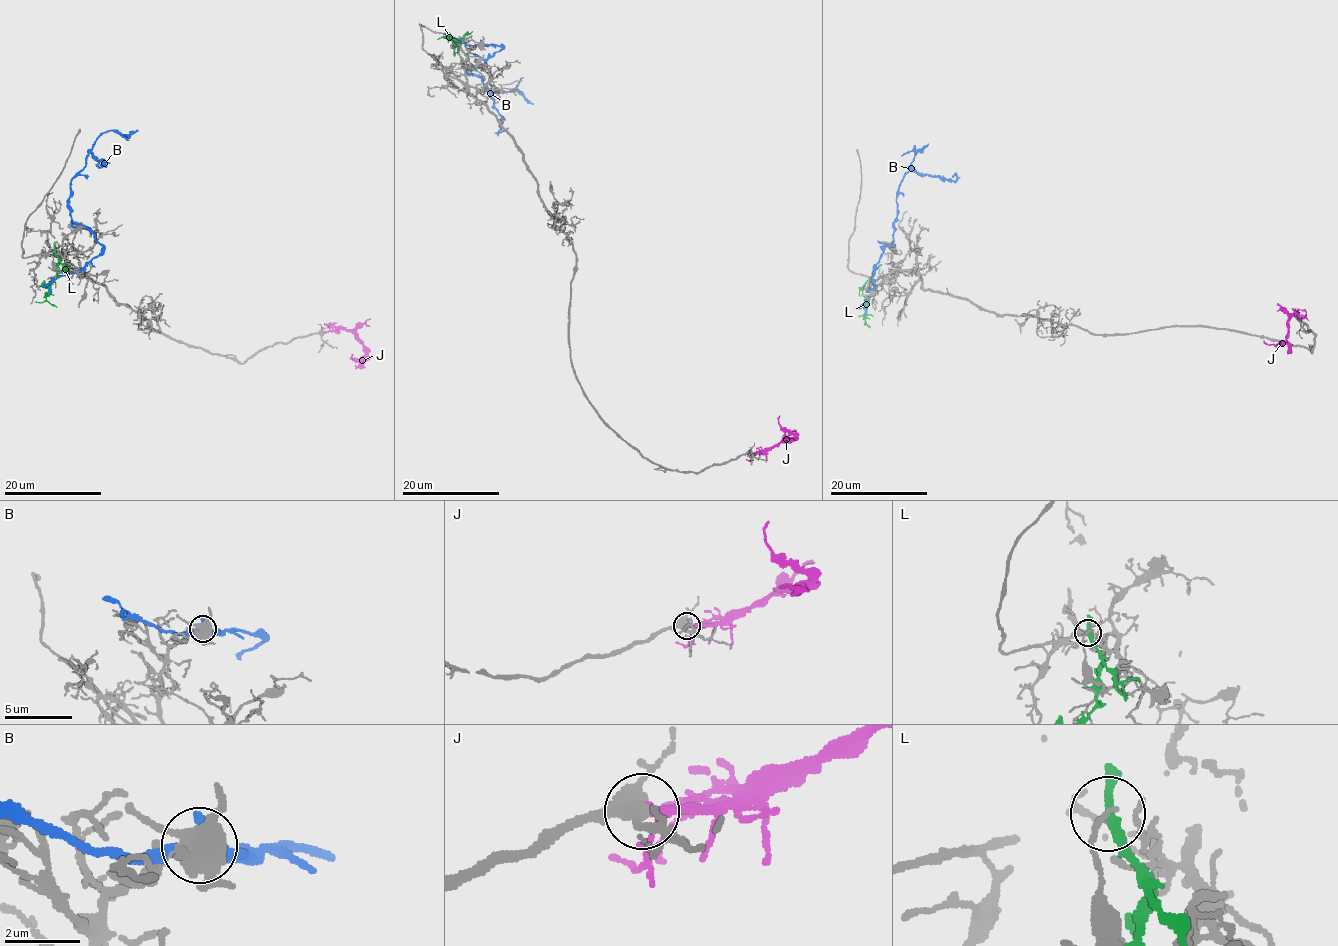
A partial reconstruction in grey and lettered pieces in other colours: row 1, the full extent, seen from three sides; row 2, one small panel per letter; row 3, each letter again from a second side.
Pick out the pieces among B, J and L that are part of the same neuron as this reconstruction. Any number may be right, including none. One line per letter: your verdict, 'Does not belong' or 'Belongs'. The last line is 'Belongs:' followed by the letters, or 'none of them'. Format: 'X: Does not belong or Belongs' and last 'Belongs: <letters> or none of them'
B: Does not belong
J: Belongs
L: Does not belong
Belongs: J

